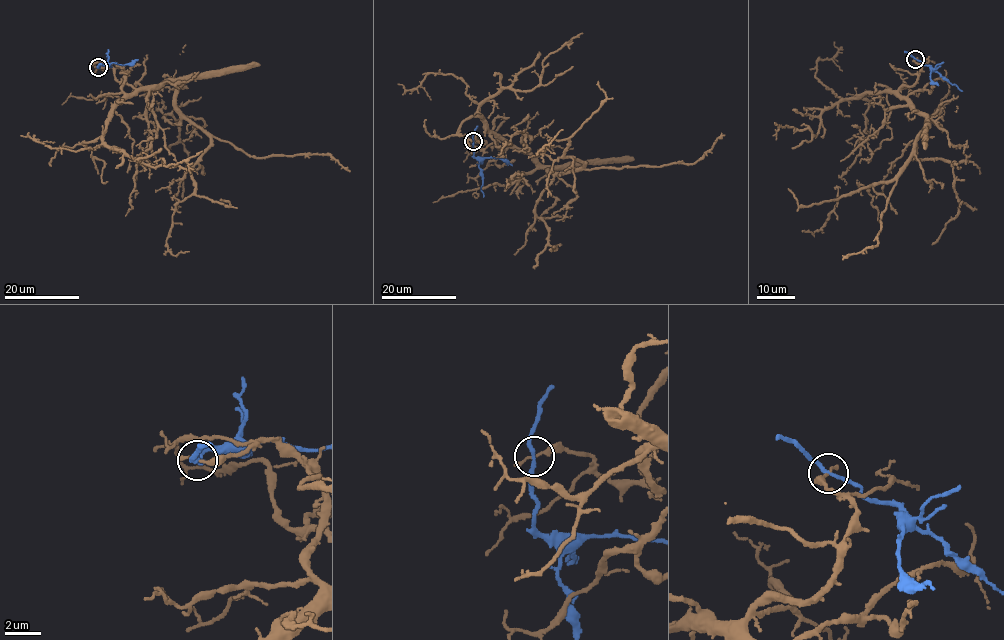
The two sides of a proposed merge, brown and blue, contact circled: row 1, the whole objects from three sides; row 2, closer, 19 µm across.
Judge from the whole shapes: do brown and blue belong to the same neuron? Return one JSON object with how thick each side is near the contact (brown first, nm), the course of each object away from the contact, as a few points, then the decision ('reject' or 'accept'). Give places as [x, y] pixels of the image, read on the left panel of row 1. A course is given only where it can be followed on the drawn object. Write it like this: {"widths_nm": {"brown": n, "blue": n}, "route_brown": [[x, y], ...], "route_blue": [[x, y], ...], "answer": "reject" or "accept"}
{"widths_nm": {"brown": 170, "blue": 200}, "route_brown": [[98, 67], [119, 65], [127, 93], [176, 83], [176, 107], [210, 139], [167, 242], [172, 254], [189, 252]], "route_blue": [[98, 67], [105, 64], [111, 66]], "answer": "reject"}

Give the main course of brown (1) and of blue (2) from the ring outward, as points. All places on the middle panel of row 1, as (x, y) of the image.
1: (473, 141), (499, 148), (502, 138), (553, 173), (583, 166), (564, 155), (568, 140), (539, 150), (563, 129)
2: (473, 141), (483, 197)

